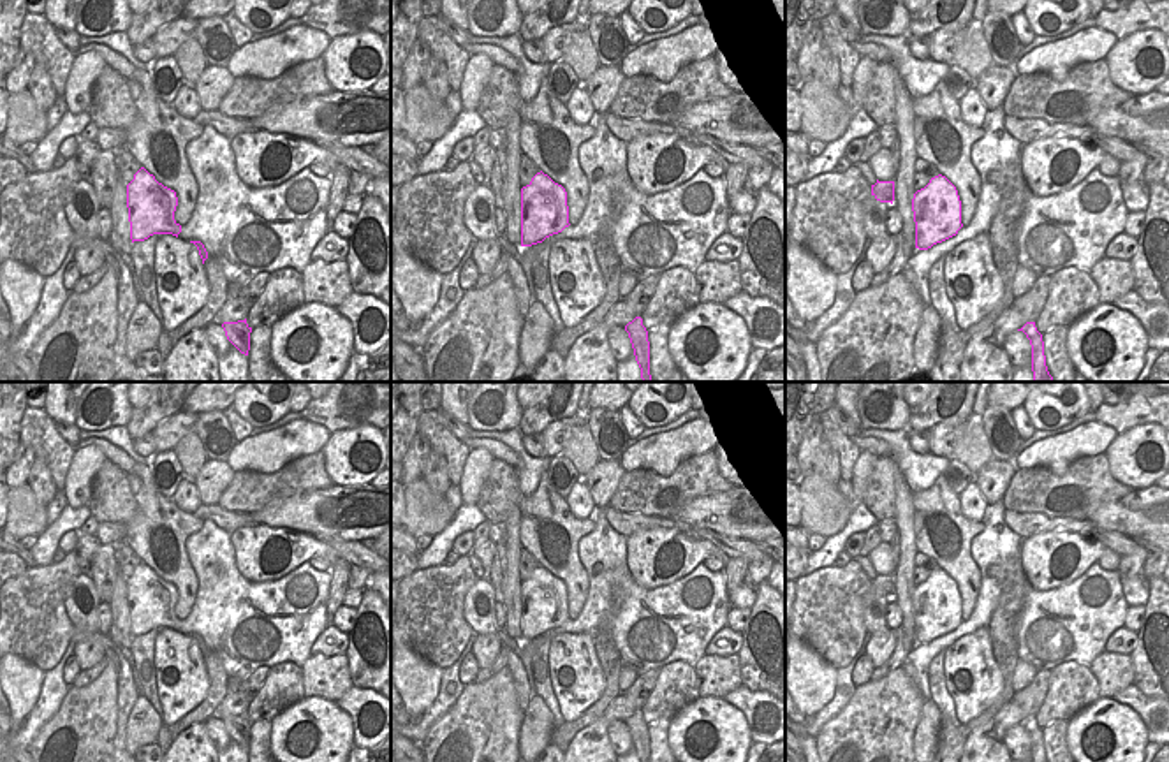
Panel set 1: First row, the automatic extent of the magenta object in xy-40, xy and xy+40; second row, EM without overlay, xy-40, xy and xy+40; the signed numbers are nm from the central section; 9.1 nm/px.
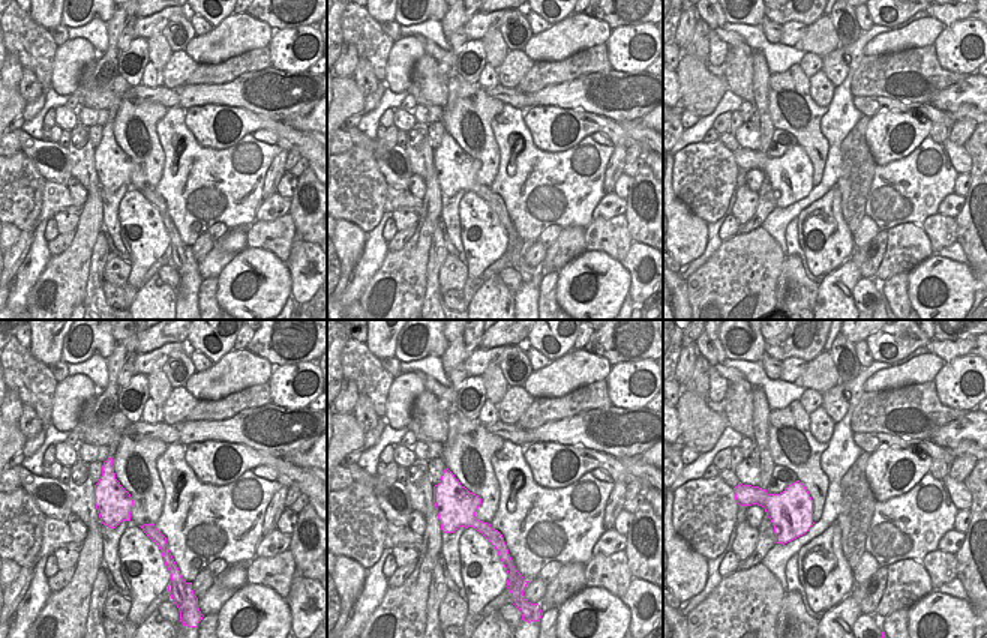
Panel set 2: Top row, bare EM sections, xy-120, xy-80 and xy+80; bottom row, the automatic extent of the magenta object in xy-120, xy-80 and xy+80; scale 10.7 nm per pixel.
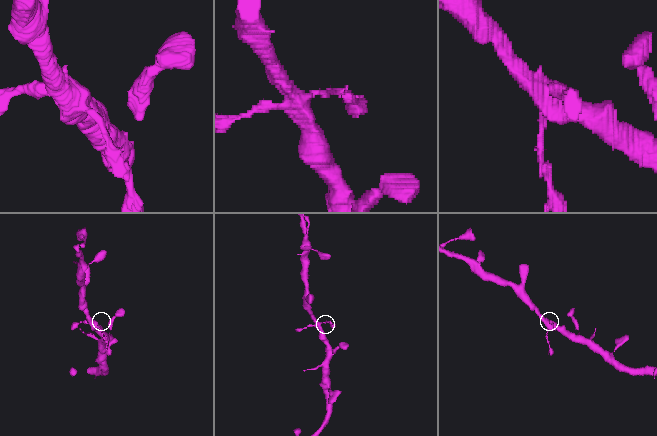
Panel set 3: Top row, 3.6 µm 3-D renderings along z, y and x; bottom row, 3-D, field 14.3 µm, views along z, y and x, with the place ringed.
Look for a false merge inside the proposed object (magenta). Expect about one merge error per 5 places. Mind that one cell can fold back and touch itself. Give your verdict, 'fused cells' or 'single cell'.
single cell

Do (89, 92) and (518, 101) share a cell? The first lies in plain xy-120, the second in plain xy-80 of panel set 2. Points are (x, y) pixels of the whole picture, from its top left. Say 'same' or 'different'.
same

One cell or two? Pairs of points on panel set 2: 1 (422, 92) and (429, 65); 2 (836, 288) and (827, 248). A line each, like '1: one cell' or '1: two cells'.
1: one cell
2: two cells

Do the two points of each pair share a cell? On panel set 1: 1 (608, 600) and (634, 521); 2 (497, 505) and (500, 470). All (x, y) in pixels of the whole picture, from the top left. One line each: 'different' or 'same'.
1: different
2: same

